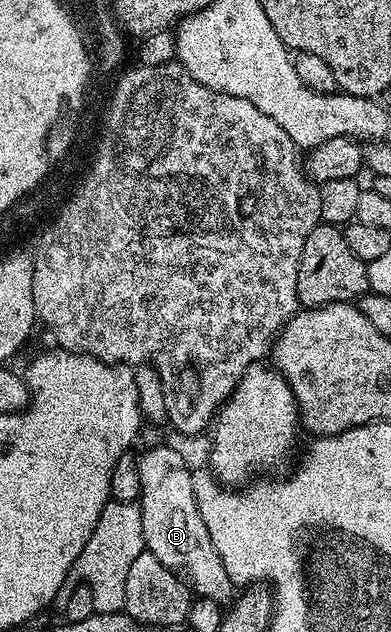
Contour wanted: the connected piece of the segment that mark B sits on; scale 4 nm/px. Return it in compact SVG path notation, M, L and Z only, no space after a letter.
M162 444L159 448L150 448L141 457L137 457L139 486L141 488L140 505L143 514L143 542L145 551L151 552L164 566L183 577L198 596L212 598L212 602L226 606L235 595L236 586L228 578L228 570L224 570L224 562L220 562L220 554L216 554L216 546L212 546L212 534L208 534L208 526L198 507L196 480L186 469L186 460L174 448Z

